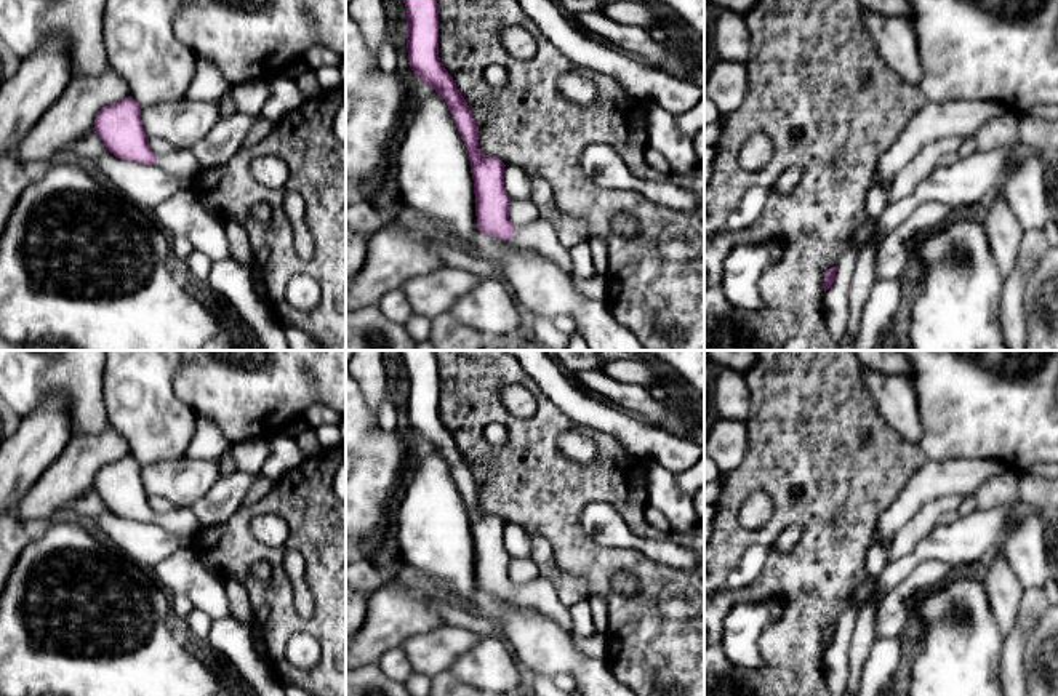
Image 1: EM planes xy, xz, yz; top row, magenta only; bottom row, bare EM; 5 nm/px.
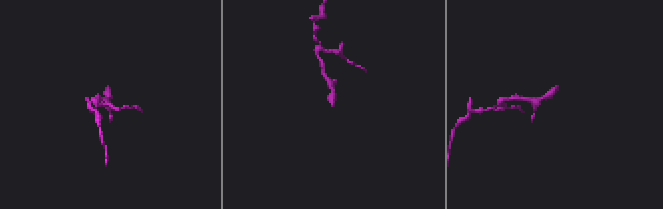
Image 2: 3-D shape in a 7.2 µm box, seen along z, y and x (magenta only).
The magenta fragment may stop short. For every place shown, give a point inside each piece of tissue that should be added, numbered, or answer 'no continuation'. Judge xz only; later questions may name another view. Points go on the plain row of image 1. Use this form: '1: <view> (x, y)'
1: xz (540, 592)

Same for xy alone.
1: xy (181, 522)

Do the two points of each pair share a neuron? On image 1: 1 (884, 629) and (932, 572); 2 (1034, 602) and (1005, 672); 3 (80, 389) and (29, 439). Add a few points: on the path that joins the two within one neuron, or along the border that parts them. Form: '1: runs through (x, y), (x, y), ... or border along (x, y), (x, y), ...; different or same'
1: runs through (893, 613), (900, 596), (916, 584); same
2: runs through (1028, 620), (1013, 644), (1012, 655); same
3: border along (50, 391), (60, 391), (69, 400), (72, 436); different

